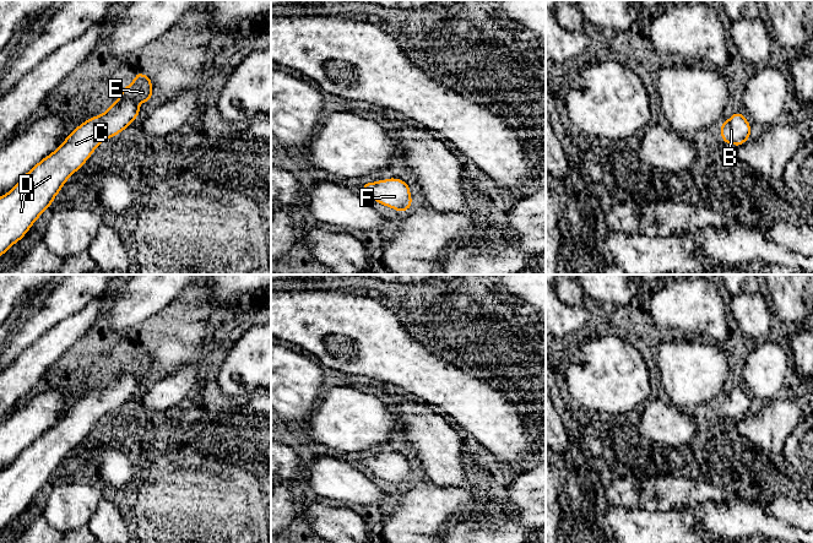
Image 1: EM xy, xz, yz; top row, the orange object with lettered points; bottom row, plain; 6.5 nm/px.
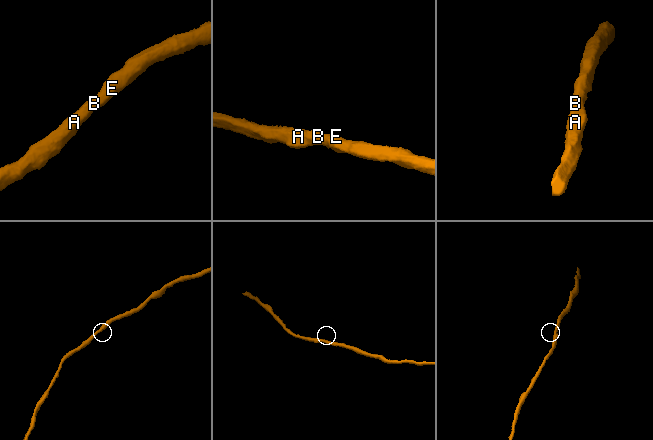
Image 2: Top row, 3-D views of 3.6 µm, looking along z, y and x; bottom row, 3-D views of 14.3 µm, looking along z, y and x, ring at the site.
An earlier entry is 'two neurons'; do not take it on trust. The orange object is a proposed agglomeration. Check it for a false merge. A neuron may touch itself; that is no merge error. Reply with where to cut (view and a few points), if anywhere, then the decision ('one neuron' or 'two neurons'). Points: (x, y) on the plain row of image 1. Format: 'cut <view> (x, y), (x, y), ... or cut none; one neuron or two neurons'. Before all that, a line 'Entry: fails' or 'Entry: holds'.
Entry: fails
cut none; one neuron

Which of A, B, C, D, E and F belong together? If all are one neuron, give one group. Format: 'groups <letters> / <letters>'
groups A B C D E F

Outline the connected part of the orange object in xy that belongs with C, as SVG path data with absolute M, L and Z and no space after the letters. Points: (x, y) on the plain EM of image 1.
M136 346L134 355L104 387L78 400L54 427L0 471L0 531L18 517L40 489L52 482L67 454L96 423L130 401L140 389L140 379L150 376L152 371L150 351Z

